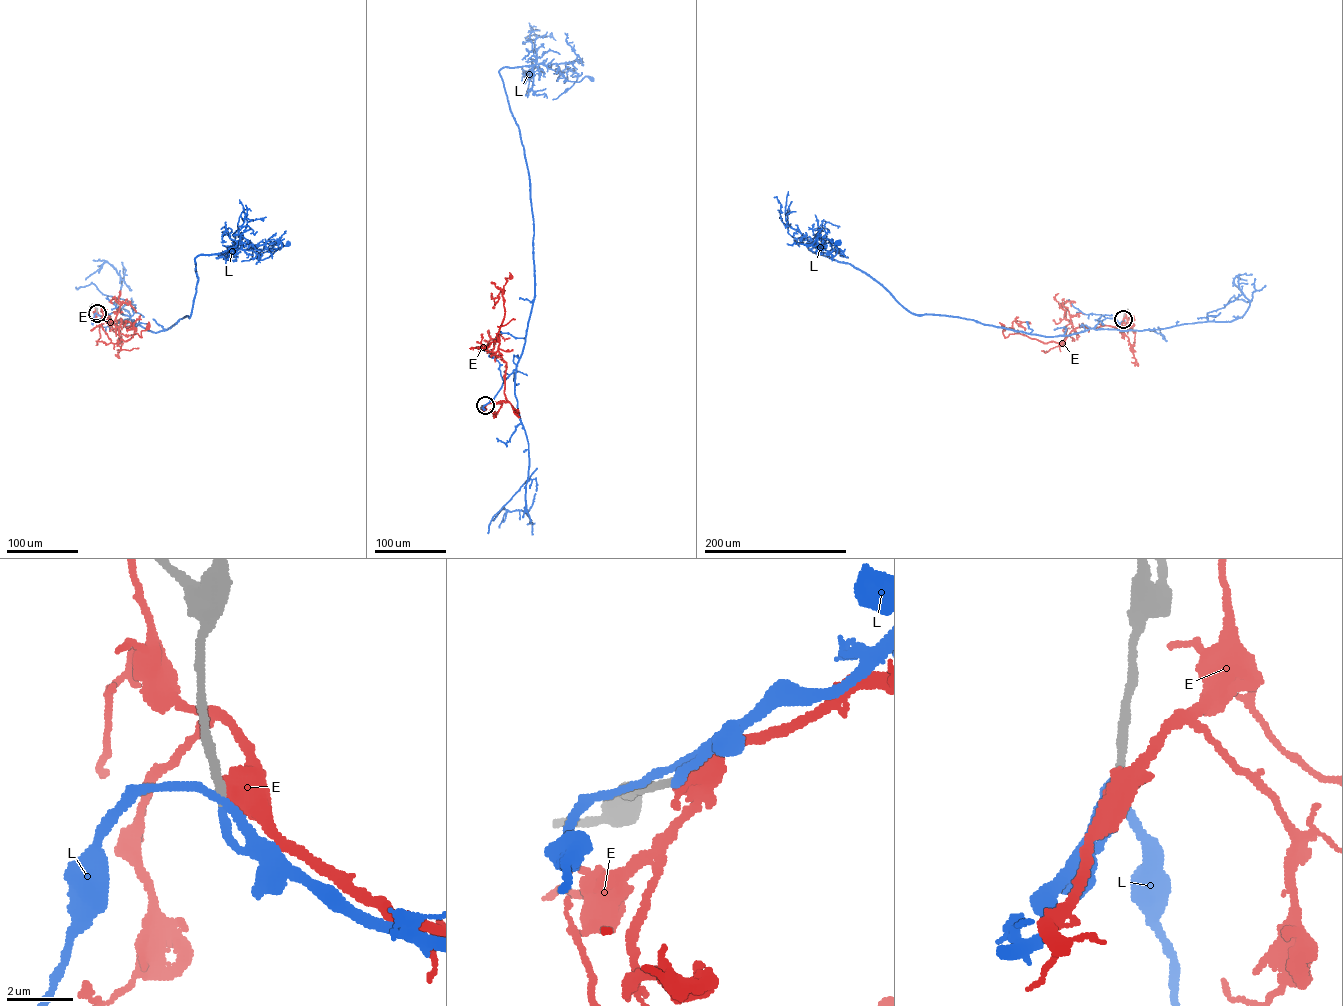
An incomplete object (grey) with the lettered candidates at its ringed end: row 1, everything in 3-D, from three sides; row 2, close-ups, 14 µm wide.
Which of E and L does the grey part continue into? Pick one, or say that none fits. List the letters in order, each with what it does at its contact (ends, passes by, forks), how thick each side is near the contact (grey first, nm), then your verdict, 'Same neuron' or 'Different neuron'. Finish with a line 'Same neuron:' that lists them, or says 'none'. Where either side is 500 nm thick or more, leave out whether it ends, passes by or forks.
E: It passes by. Thickness 300 nm (grey) against 480 nm. Different neuron
L: It ends there. Thickness 280 nm (grey) against 260 nm. Same neuron
Same neuron: L

